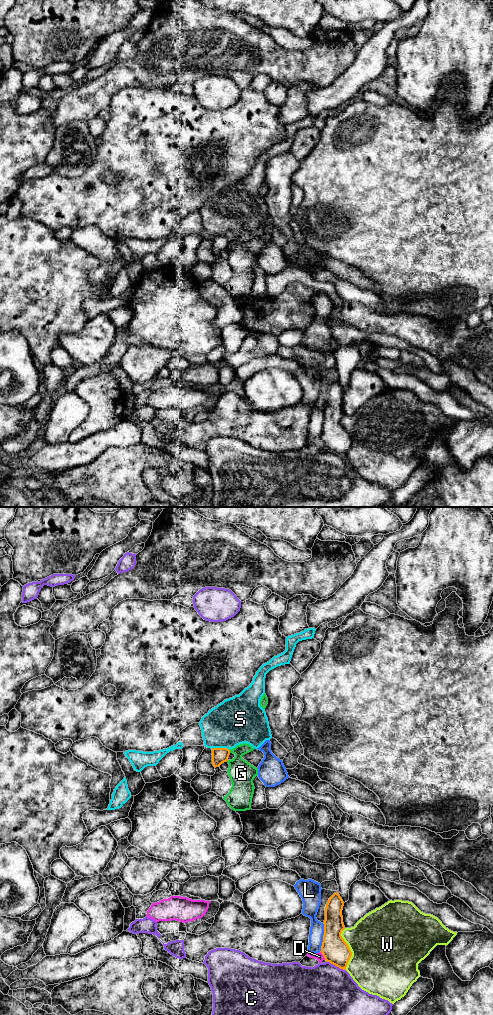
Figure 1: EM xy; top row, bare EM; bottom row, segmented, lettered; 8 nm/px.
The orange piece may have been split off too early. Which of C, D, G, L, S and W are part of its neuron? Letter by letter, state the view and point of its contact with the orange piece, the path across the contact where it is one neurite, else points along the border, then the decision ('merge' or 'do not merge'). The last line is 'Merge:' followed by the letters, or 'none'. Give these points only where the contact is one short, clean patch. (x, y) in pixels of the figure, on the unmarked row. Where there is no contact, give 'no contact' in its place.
C: xy (336, 453) | do not merge
D: xy (323, 443) | do not merge
G: xy (229, 239) | do not merge
L: xy (323, 425) | do not merge
S: xy (221, 236) | along xy (212, 236), (227, 236), (229, 238) | do not merge
W: xy (349, 437) | do not merge
Merge: none

